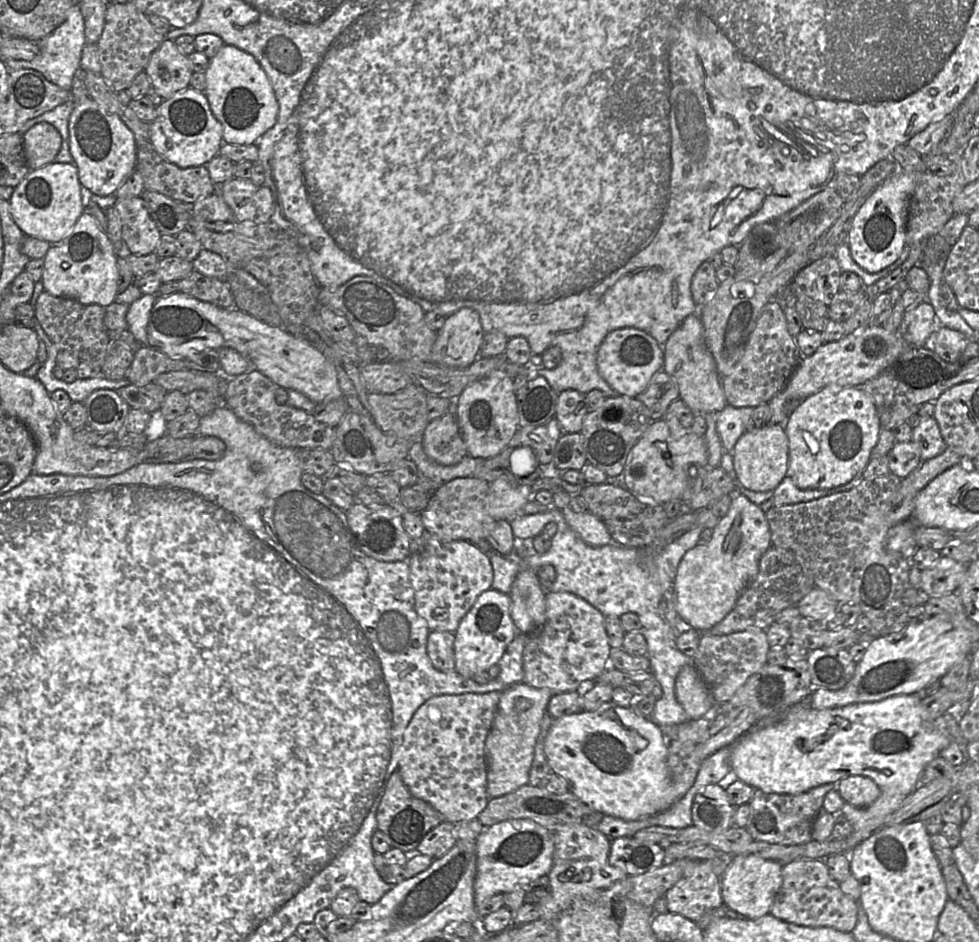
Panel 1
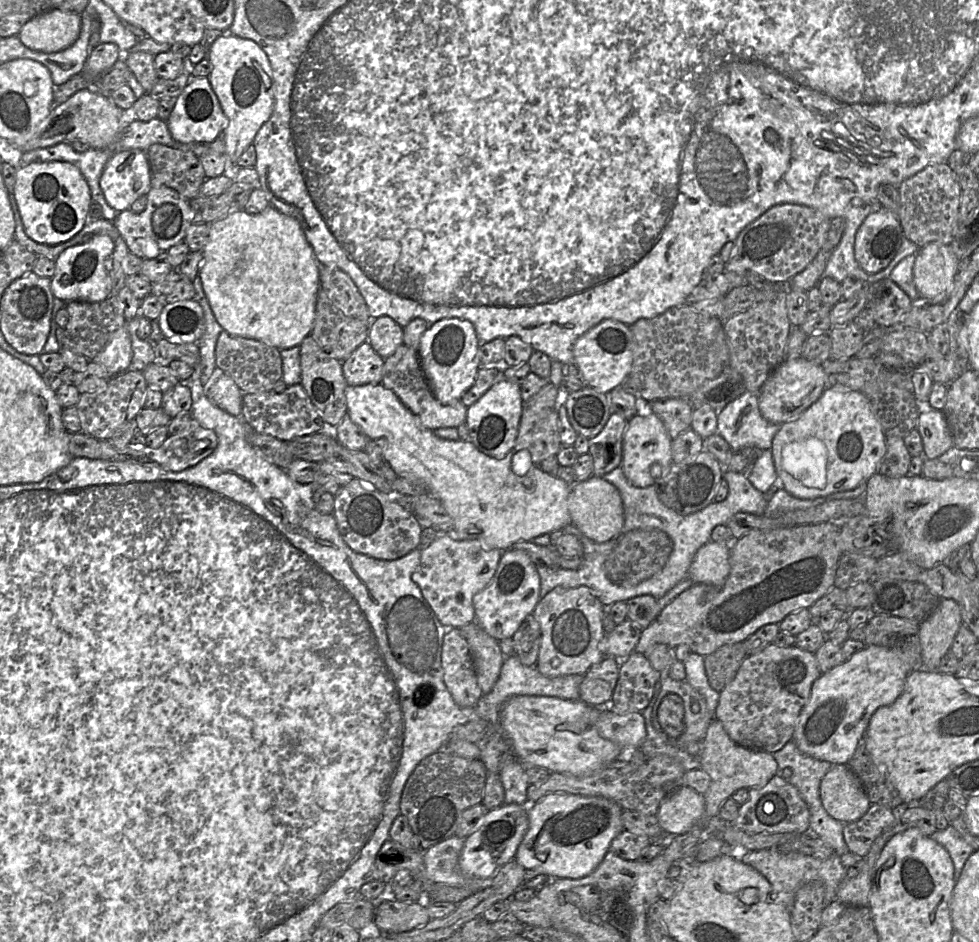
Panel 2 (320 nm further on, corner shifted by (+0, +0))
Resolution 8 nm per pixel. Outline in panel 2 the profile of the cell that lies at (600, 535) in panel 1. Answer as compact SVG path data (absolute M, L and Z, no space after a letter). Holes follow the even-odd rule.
M591 476L570 488L568 510L571 525L595 543L605 543L618 537L624 526L624 508L619 491L602 478Z

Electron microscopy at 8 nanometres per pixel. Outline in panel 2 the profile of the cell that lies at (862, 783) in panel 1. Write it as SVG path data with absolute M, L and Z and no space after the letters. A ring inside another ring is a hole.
M870 645L838 666L821 674L813 683L809 700L801 710L793 740L804 753L832 764L847 764L854 755L858 742L864 737L869 720L874 712L893 703L902 693L909 674L909 664L892 650Z

